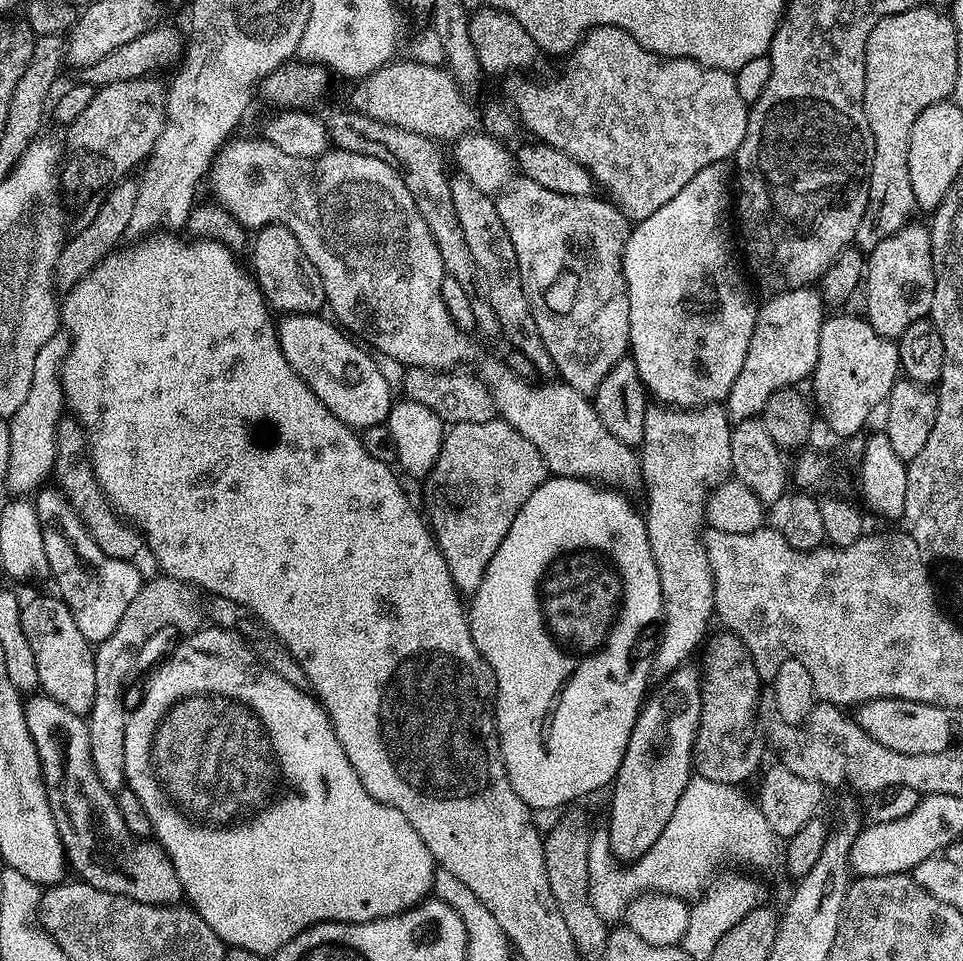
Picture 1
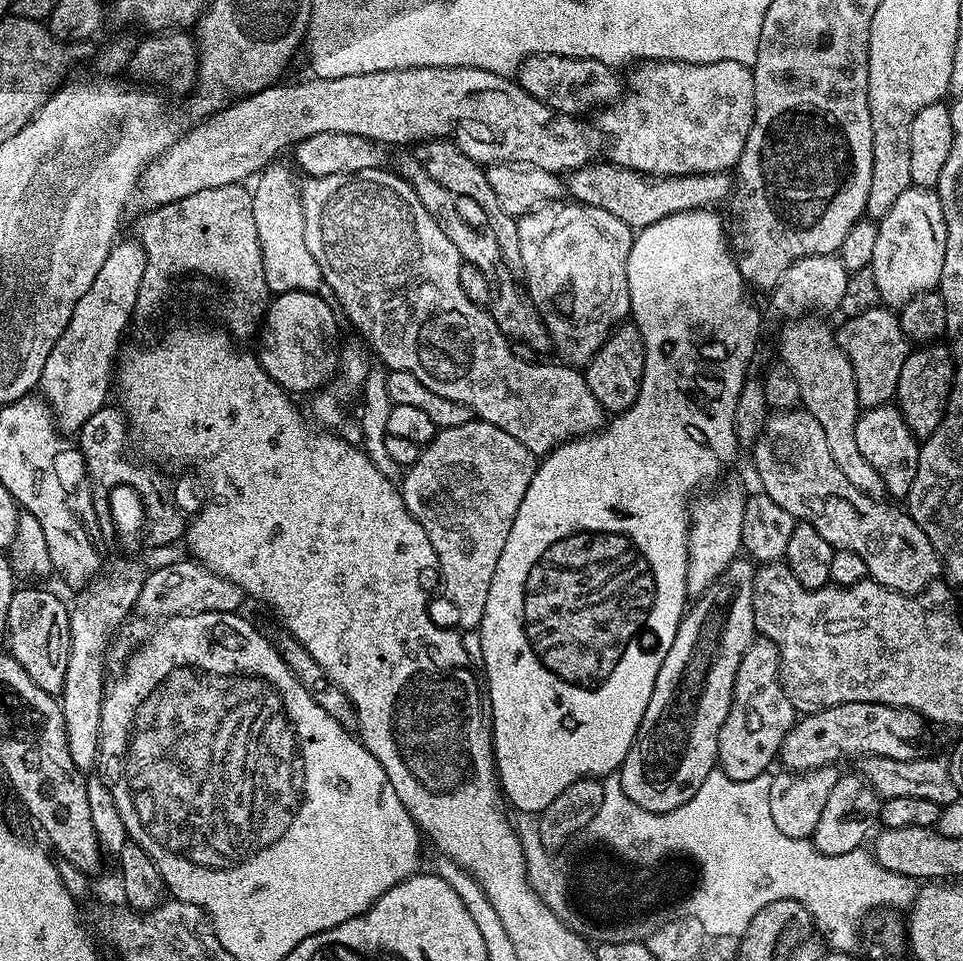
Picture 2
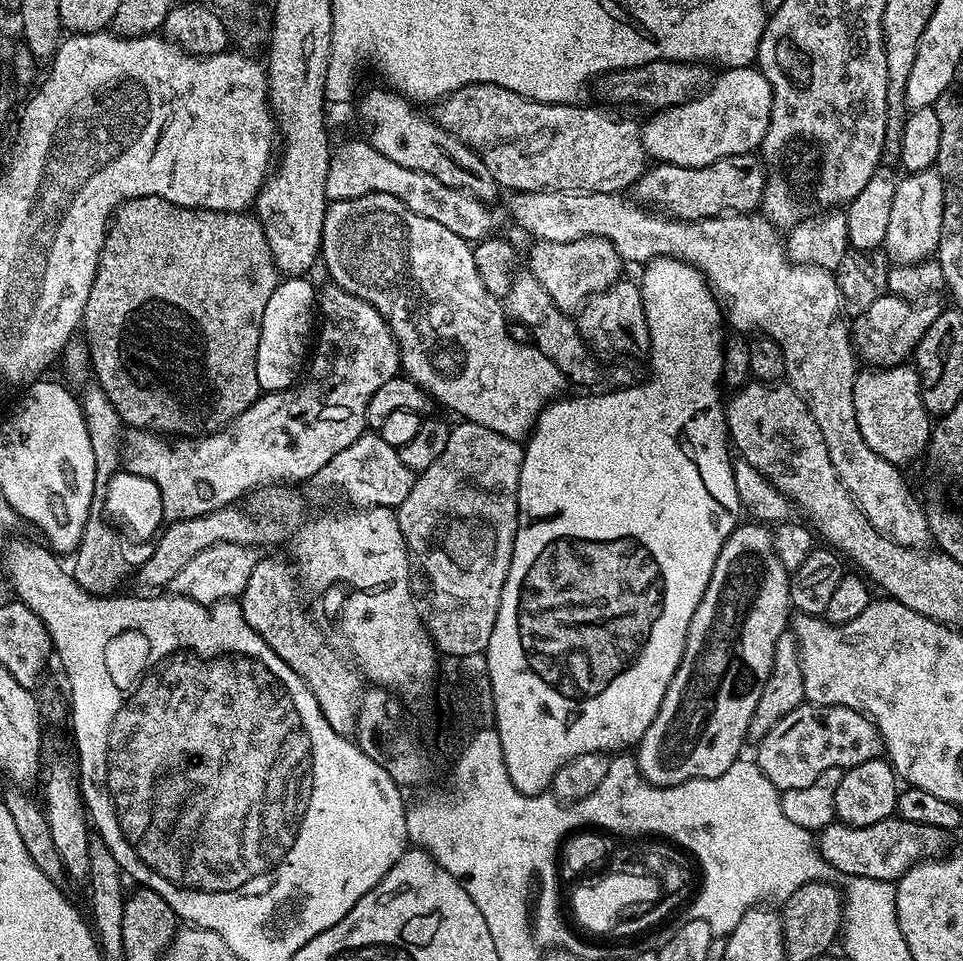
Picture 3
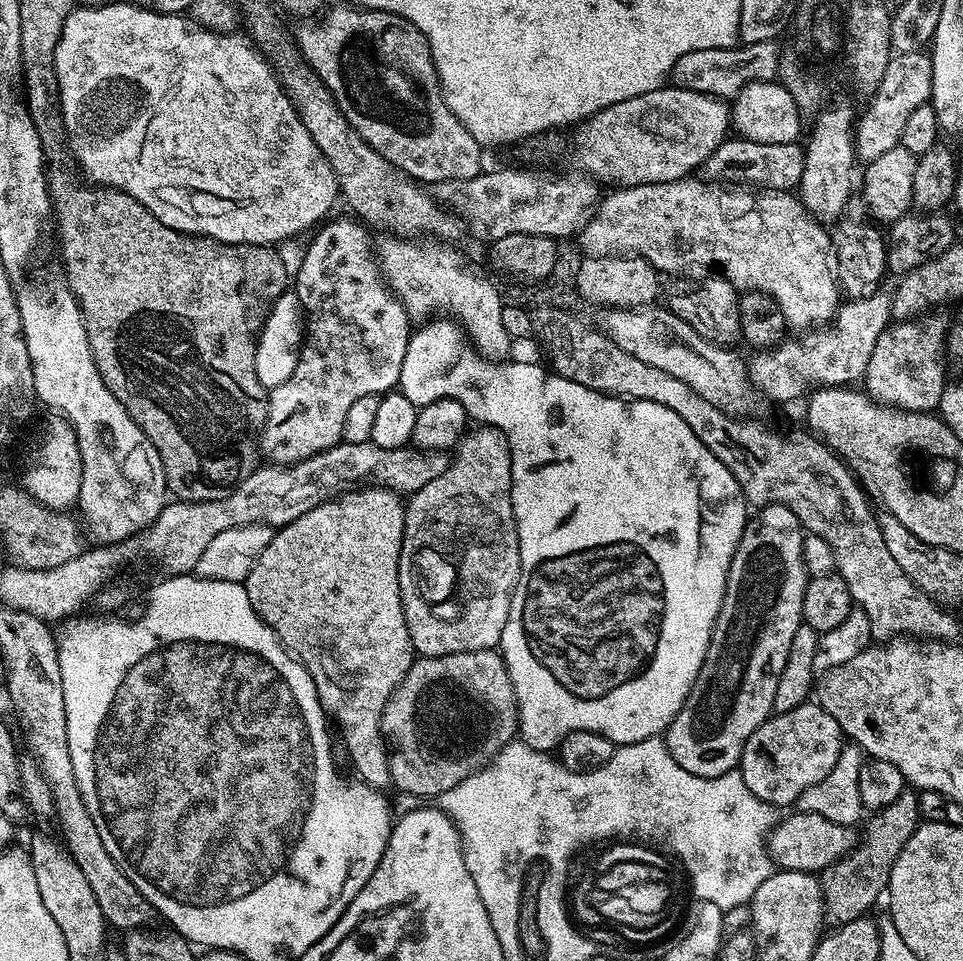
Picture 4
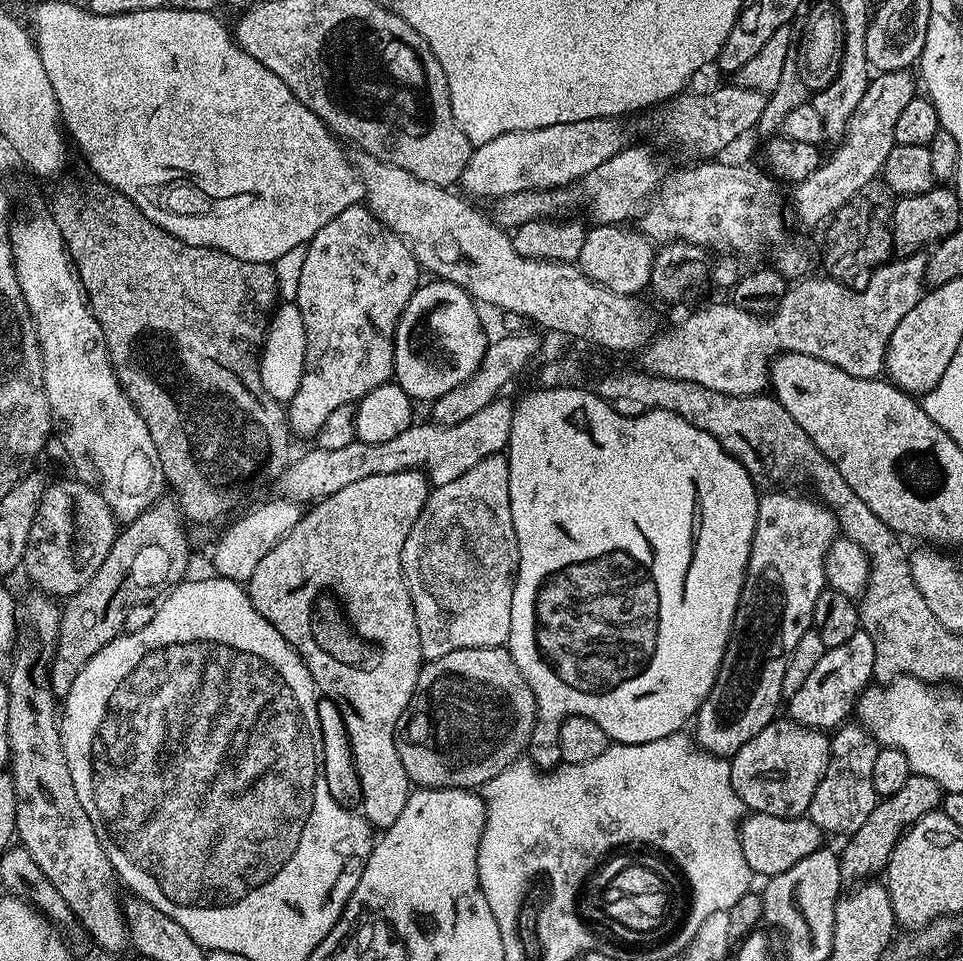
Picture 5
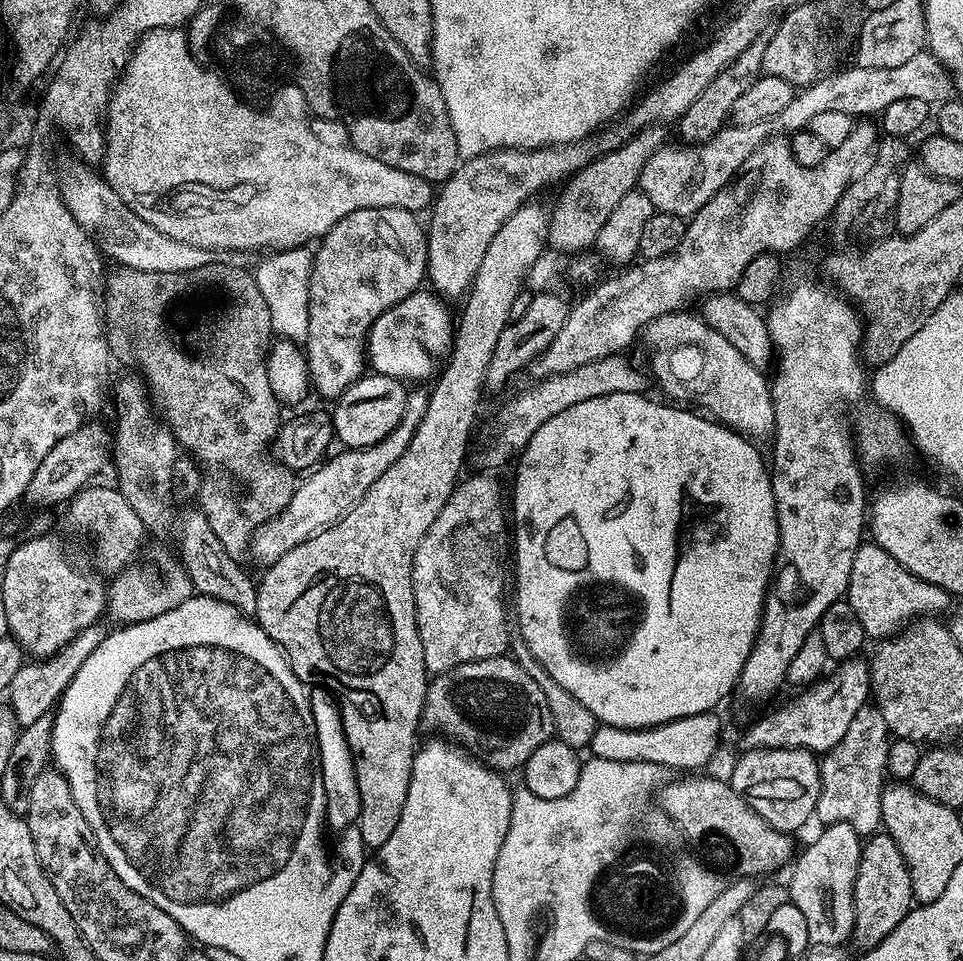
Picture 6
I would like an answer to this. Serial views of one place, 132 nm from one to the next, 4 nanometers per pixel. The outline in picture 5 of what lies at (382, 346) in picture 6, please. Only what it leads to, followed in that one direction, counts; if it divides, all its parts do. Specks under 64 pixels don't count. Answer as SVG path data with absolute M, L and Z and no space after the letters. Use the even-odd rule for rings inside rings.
M429 279L417 287L398 318L394 338L394 380L413 401L431 402L476 373L490 343L480 325L477 301L449 280Z

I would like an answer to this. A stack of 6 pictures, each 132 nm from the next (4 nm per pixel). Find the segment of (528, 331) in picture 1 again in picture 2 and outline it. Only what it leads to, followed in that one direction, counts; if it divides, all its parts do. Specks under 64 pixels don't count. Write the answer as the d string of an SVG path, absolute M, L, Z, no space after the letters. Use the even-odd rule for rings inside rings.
M426 140L417 143L414 155L416 161L422 166L422 170L426 170L426 174L430 174L430 178L434 178L434 182L446 186L446 190L450 190L453 196L461 201L469 200L470 203L480 207L481 214L488 219L487 231L491 232L494 242L498 242L498 250L504 257L504 264L513 274L519 273L523 269L524 263L520 253L522 245L518 243L517 217L506 214L506 210L502 210L502 206L498 206L498 198L495 196L494 190L490 190L487 171L475 160L462 154L462 150L458 150L458 146L451 140Z

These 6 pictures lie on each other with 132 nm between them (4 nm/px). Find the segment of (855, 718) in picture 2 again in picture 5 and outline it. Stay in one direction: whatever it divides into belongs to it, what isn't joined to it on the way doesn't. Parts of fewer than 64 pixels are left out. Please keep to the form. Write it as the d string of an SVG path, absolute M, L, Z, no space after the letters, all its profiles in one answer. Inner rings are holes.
M777 718L758 730L730 760L732 785L745 809L778 818L805 815L818 782L826 774L829 743L821 729L807 728L791 718Z

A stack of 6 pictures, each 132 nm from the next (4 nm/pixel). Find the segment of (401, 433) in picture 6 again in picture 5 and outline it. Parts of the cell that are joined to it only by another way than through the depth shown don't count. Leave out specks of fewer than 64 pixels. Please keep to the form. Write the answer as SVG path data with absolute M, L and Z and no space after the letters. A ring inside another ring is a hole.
M275 499L250 509L245 516L237 515L231 521L233 524L221 534L212 552L211 571L215 575L221 576L223 580L247 582L254 574L258 562L262 562L262 558L266 558L266 554L270 554L270 550L274 550L274 546L283 536L290 534L294 526L298 526L302 515L301 505L295 500Z

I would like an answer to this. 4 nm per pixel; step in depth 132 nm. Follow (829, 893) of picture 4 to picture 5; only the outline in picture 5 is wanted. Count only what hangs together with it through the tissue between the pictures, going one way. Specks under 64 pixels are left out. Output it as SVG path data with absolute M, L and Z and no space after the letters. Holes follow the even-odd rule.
M908 776L902 790L898 790L898 794L885 796L876 803L874 810L870 810L870 818L862 822L859 830L851 833L849 840L852 841L844 849L839 849L841 877L872 878L875 877L872 876L875 872L883 873L901 836L914 822L918 822L918 818L922 818L927 812L937 811L944 803L944 793L944 789L938 786L938 782L934 782L934 778Z

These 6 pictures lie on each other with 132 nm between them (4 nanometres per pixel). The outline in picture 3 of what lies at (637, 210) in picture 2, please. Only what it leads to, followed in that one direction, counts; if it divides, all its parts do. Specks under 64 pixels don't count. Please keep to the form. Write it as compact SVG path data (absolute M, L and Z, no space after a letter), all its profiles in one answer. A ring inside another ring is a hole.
M756 154L722 158L718 162L710 162L710 166L697 168L656 162L636 181L634 199L637 204L643 204L649 210L659 210L678 220L705 220L725 214L752 214L760 208L760 199L764 196L767 177L764 162Z

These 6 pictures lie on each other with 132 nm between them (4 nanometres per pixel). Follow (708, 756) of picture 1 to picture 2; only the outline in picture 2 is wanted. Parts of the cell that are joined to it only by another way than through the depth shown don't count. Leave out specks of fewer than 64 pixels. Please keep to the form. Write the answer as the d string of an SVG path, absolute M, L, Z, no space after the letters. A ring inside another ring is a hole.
M757 635L738 666L738 674L732 691L730 714L726 714L726 722L722 722L722 730L718 734L718 768L719 771L725 772L731 780L749 780L765 775L769 771L768 767L771 766L772 760L774 764L779 757L782 742L798 719L796 708L784 693L781 673L782 665L778 646L774 646L774 642L767 636Z

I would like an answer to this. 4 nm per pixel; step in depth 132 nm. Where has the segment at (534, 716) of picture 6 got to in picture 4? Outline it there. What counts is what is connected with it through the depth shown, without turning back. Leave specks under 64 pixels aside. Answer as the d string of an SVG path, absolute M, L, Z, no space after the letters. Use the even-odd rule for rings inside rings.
M483 648L477 652L459 652L458 654L442 654L441 656L420 656L413 659L410 670L406 678L390 694L390 698L384 707L384 713L380 719L380 733L384 735L384 743L388 745L388 769L392 775L391 787L397 788L400 792L405 792L408 796L432 796L438 798L446 790L454 790L458 782L470 778L477 770L484 767L489 760L502 750L510 741L518 736L518 717L516 715L516 695L510 682L510 674L504 665L504 658L496 648Z

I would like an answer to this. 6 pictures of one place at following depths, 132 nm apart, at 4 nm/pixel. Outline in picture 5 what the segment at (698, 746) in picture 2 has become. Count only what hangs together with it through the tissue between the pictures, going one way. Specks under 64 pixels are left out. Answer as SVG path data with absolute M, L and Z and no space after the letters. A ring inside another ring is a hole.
M768 490L761 495L732 637L714 686L694 717L695 743L711 756L735 756L758 730L777 719L786 662L798 638L812 628L814 602L826 590L824 563L838 535L836 516L815 499L803 500L784 491L788 490Z

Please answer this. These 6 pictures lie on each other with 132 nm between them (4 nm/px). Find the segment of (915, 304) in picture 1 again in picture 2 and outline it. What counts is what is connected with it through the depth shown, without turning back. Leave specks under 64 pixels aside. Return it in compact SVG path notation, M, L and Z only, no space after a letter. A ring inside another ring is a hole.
M907 188L885 216L879 217L878 243L874 246L871 270L878 286L880 300L888 306L903 306L918 294L933 291L942 278L942 262L946 258L946 218L944 207L935 190L930 188Z

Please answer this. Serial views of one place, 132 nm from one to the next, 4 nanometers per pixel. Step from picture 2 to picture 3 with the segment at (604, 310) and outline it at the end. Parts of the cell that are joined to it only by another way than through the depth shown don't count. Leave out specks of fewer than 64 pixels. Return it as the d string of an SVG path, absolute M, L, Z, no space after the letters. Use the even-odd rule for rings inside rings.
M586 236L574 242L550 242L536 240L528 252L527 267L536 275L536 281L547 290L553 298L573 296L583 301L589 296L603 292L605 288L621 279L622 261L618 250L608 240L597 236Z

